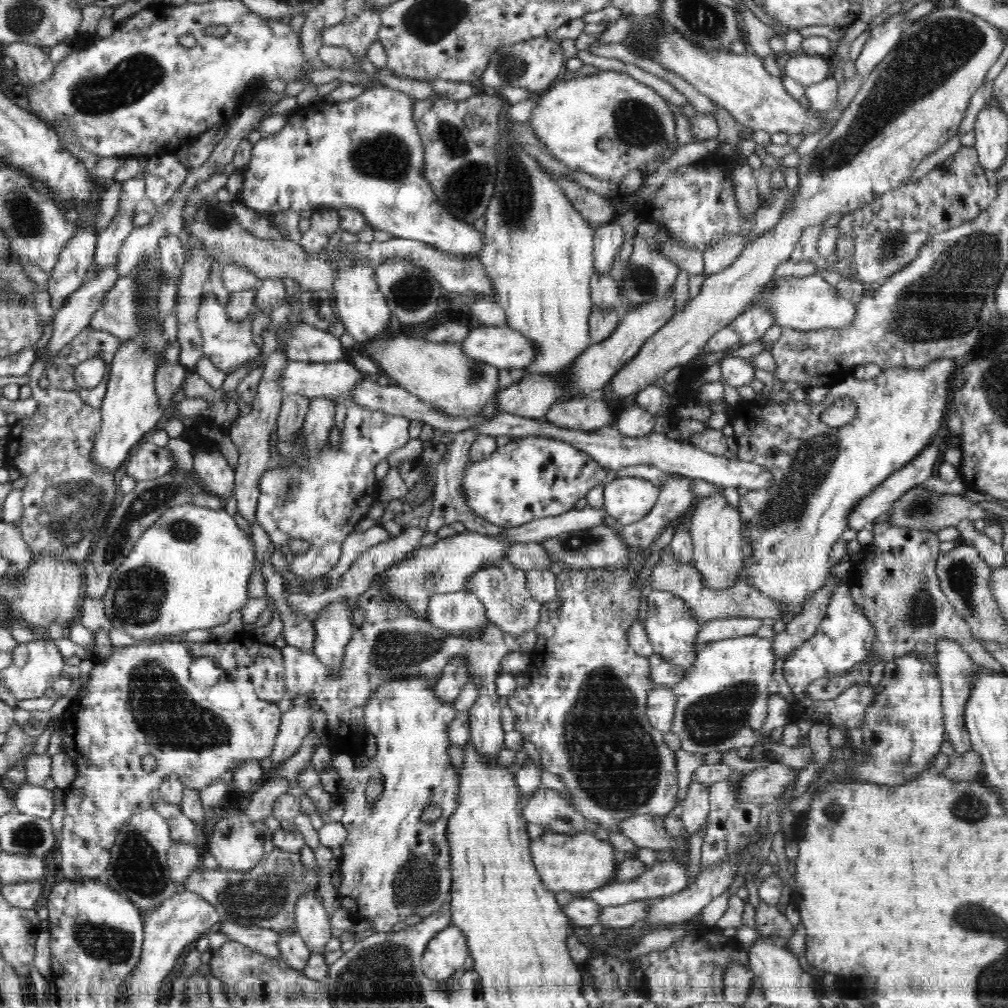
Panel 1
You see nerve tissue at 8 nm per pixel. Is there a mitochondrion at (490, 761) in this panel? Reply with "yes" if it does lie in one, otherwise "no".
no

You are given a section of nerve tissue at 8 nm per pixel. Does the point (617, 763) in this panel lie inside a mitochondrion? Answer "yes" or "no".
yes

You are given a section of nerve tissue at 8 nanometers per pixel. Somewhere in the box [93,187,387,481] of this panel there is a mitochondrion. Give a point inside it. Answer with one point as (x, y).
(215, 218)

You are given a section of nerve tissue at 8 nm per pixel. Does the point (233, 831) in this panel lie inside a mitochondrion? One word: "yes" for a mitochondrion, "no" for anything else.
no

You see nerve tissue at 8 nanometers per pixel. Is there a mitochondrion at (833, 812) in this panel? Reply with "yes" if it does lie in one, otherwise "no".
yes

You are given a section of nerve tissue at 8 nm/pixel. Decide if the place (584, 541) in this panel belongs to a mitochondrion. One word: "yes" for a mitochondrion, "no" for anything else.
yes

